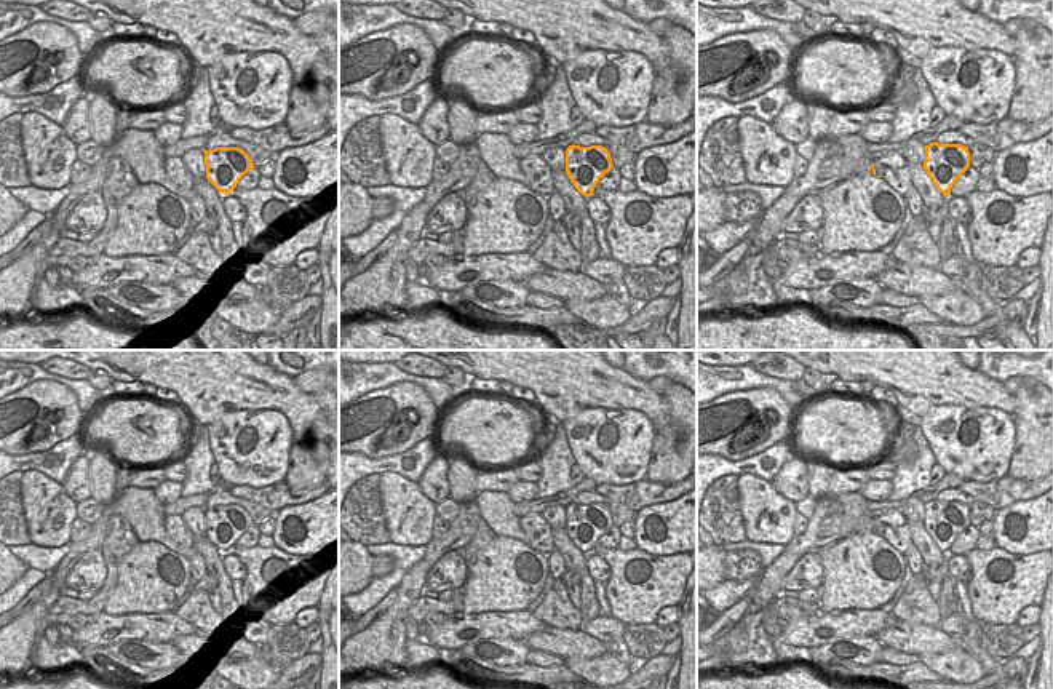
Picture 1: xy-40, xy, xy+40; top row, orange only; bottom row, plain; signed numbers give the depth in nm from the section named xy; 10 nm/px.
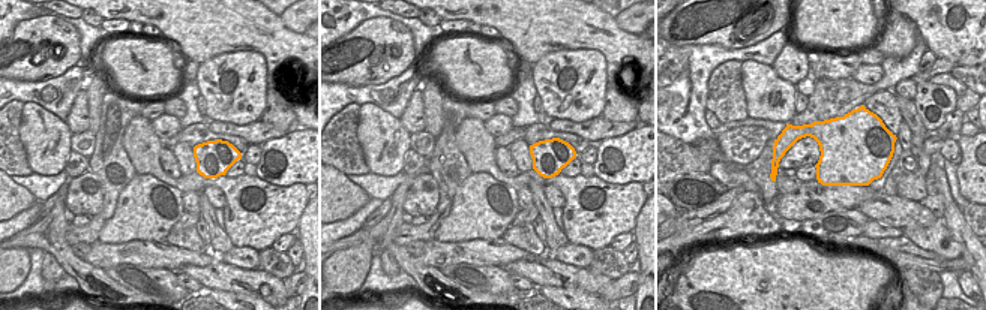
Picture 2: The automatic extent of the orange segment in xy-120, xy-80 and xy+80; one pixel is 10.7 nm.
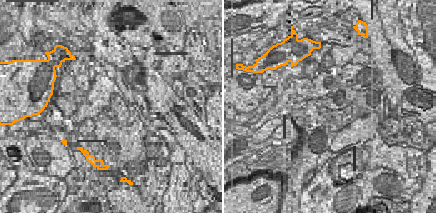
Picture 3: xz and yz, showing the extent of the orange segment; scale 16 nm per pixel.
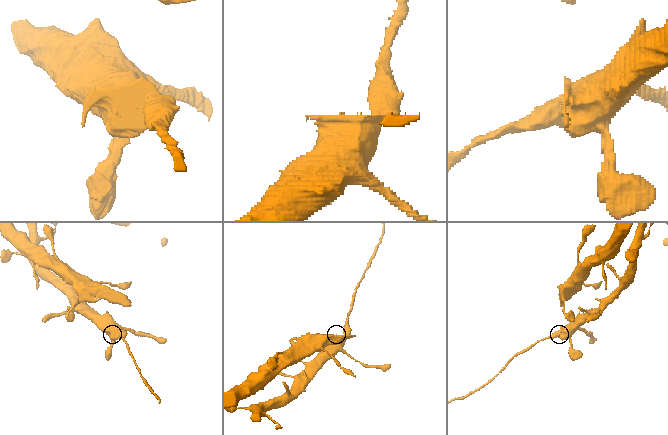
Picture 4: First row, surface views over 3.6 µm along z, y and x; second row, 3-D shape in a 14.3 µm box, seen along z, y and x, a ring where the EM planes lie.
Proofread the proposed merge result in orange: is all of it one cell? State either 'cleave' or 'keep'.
cleave

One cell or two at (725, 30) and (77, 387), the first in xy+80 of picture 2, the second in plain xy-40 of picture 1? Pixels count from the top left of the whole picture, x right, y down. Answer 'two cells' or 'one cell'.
two cells

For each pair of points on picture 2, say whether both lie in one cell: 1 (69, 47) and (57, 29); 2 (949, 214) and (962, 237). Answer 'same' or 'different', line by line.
1: same
2: different

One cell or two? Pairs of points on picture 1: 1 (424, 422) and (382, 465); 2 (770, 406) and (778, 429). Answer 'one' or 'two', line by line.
1: two
2: one

